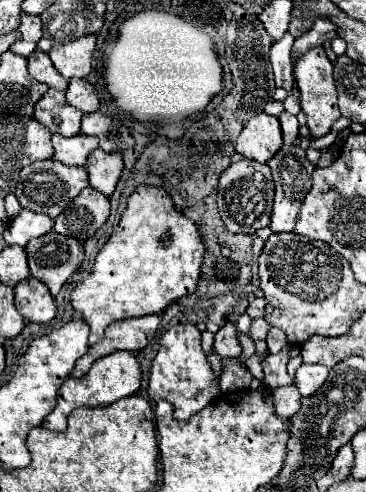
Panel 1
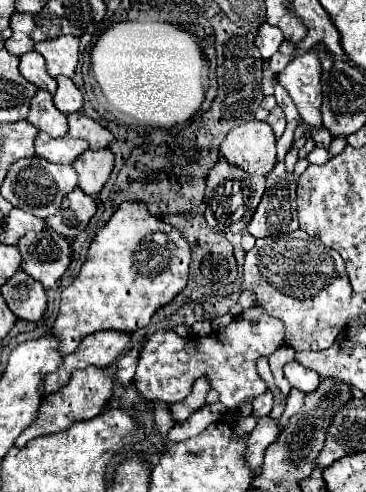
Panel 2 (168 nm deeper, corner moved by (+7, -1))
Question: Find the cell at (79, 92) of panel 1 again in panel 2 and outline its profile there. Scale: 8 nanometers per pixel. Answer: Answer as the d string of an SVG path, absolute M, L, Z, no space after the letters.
M57 77L57 91L53 95L53 105L69 115L69 113L75 113L75 111L81 111L83 107L83 93L75 87L75 83L69 79L69 77Z

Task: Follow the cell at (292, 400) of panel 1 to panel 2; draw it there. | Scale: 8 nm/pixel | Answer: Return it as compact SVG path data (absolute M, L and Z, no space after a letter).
M269 417L257 421L257 427L251 431L249 445L245 451L245 457L249 457L249 467L257 467L257 469L261 467L263 453L277 439L277 435L279 435L277 421L271 421Z

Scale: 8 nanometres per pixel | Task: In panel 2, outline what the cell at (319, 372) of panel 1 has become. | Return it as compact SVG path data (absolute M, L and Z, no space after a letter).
M289 361L289 363L283 367L283 371L285 371L285 377L287 377L289 385L291 385L291 387L297 387L297 389L303 391L303 393L311 393L313 389L317 389L319 379L321 379L315 371L305 369L305 367L299 365L297 361Z

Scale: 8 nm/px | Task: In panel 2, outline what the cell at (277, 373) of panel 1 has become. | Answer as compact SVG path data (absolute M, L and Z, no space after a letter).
M267 391L265 395L259 395L259 397L253 401L253 405L251 405L251 415L257 417L257 419L261 419L261 417L267 417L271 409L273 409L273 395L271 395L271 391Z

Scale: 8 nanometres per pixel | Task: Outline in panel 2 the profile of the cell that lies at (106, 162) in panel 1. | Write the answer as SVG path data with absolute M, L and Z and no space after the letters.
M89 149L73 161L73 167L79 175L77 185L87 195L97 195L113 171L113 153L109 149L99 149L99 151Z

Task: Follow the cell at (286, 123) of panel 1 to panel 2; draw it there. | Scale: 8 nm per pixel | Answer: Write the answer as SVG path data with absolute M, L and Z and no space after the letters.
M275 107L275 109L269 113L269 117L267 117L267 123L271 125L271 129L273 129L275 137L279 139L279 137L283 135L283 131L285 131L285 115L283 115L281 107Z

